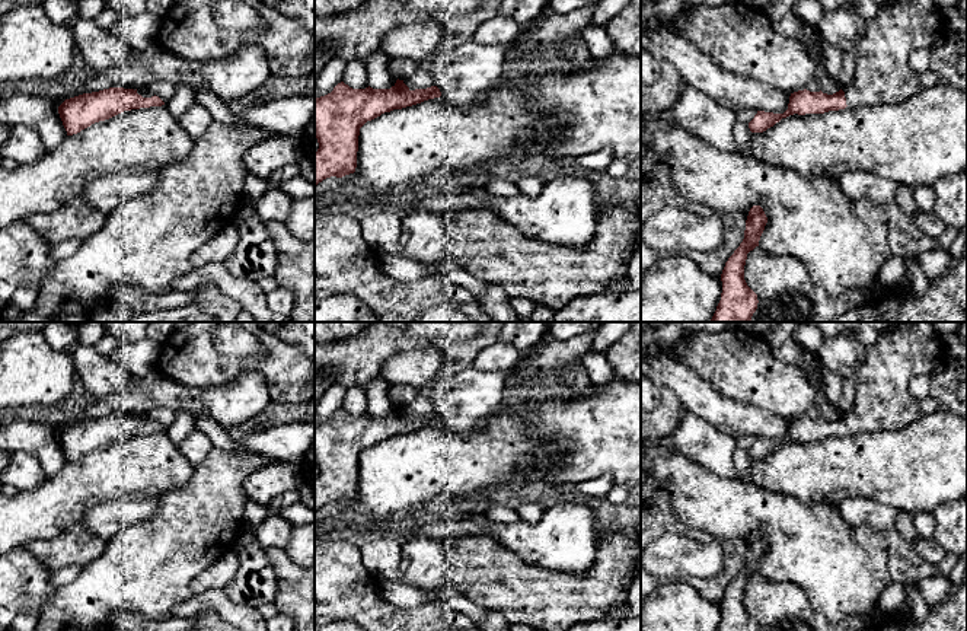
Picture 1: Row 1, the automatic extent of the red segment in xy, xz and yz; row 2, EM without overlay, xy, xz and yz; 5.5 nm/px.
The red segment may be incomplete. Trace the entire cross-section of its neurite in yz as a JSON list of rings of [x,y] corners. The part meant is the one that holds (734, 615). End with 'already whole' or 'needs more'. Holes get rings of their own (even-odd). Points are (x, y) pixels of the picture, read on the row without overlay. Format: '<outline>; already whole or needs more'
[[[753,532],[746,546],[744,565],[725,589],[721,600],[722,619],[718,631],[757,631],[757,621],[744,606],[747,580],[759,573],[767,544],[760,532]]]; already whole

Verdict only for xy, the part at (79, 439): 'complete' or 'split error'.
split error

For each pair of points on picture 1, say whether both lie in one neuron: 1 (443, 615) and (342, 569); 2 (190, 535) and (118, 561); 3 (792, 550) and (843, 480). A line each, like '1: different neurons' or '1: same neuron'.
1: same neuron
2: same neuron
3: different neurons

